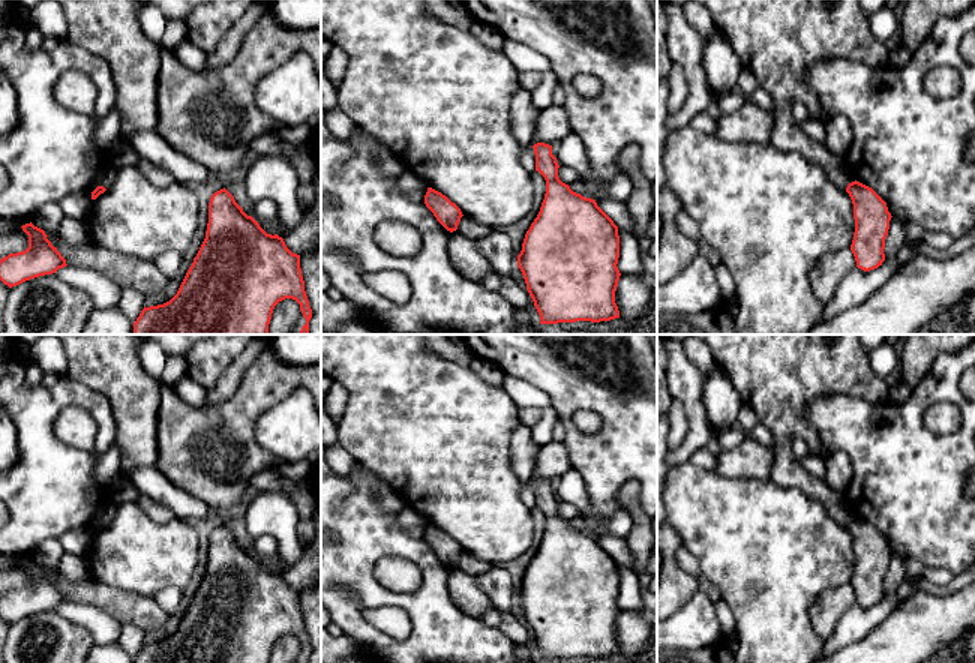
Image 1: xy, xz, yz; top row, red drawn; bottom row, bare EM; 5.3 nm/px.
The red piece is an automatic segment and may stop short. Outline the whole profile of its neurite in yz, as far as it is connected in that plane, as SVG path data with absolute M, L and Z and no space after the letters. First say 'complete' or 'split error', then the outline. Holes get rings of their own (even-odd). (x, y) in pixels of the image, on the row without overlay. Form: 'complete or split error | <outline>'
complete | M855 516L848 520L846 528L852 536L855 555L850 586L856 603L870 608L885 597L885 574L892 552L886 538L872 524Z

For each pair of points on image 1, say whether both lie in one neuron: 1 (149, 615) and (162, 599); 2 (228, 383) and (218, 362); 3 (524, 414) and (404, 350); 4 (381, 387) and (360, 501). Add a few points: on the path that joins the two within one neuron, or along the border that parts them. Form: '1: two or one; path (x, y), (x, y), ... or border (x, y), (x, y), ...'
1: two; border (153, 597), (168, 614)
2: two; border (245, 350), (207, 390)
3: two; border (516, 408), (519, 423)
4: two; border (362, 464), (393, 489)

